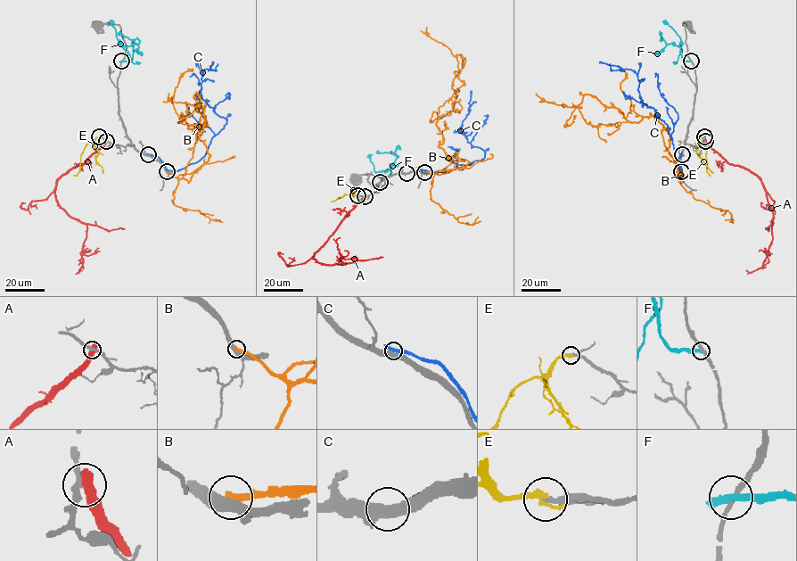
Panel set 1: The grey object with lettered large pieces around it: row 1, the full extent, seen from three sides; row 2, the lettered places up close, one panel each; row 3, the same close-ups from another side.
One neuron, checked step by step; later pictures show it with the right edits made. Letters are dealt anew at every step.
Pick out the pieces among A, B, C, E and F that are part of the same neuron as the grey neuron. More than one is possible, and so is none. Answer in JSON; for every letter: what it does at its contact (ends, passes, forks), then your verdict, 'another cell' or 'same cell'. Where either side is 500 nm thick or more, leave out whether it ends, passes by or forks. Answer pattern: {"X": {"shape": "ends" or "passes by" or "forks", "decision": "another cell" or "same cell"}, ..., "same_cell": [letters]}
{"A": {"decision": "another cell"}, "B": {"shape": "ends", "decision": "another cell"}, "C": {"shape": "ends", "decision": "another cell"}, "E": {"shape": "ends", "decision": "another cell"}, "F": {"shape": "ends", "decision": "another cell"}, "same_cell": []}

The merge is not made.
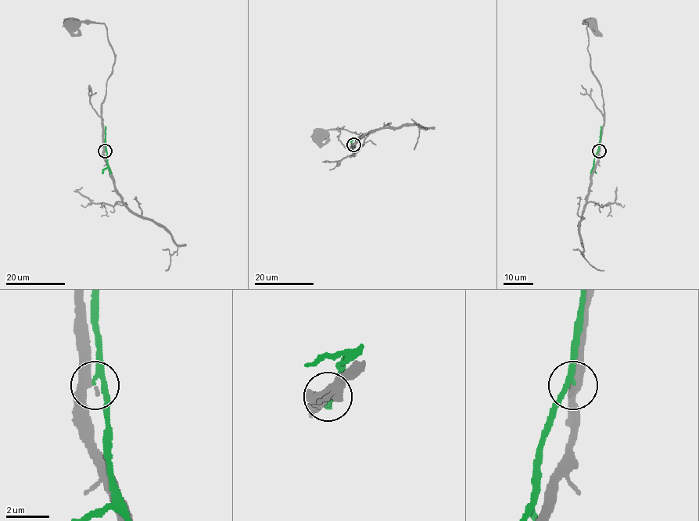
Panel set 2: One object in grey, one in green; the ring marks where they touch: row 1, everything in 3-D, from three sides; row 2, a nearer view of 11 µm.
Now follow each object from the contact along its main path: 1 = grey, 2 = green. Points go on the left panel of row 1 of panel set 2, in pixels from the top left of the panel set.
1: (105, 151), (102, 108), (115, 54), (103, 23), (69, 22)
2: (105, 151), (106, 167), (102, 173)

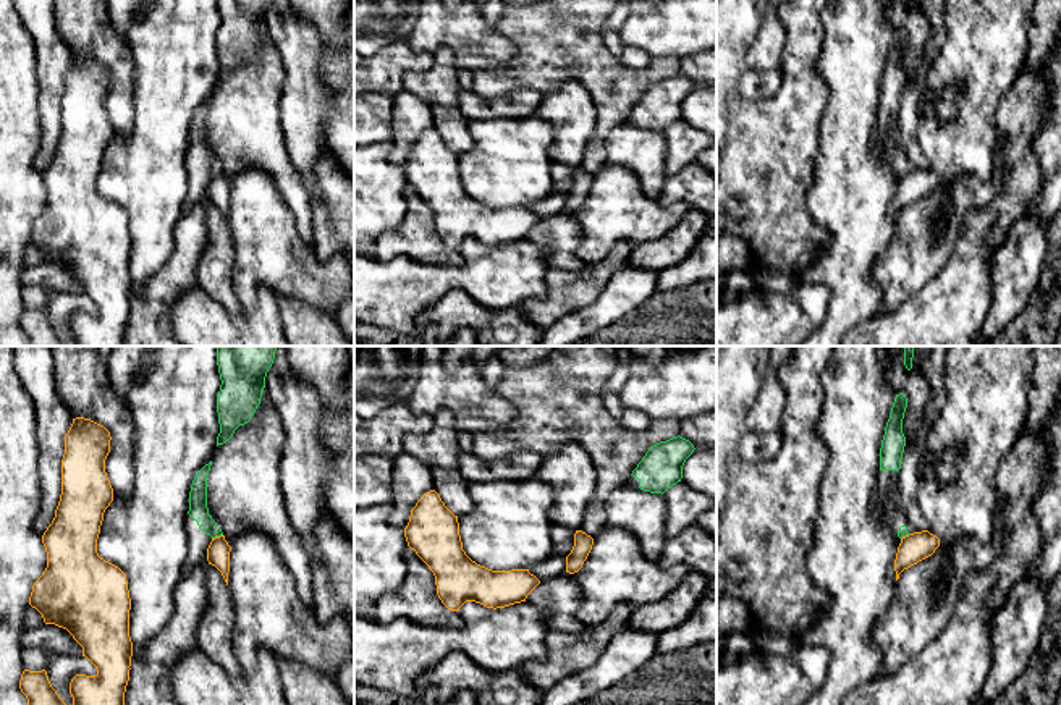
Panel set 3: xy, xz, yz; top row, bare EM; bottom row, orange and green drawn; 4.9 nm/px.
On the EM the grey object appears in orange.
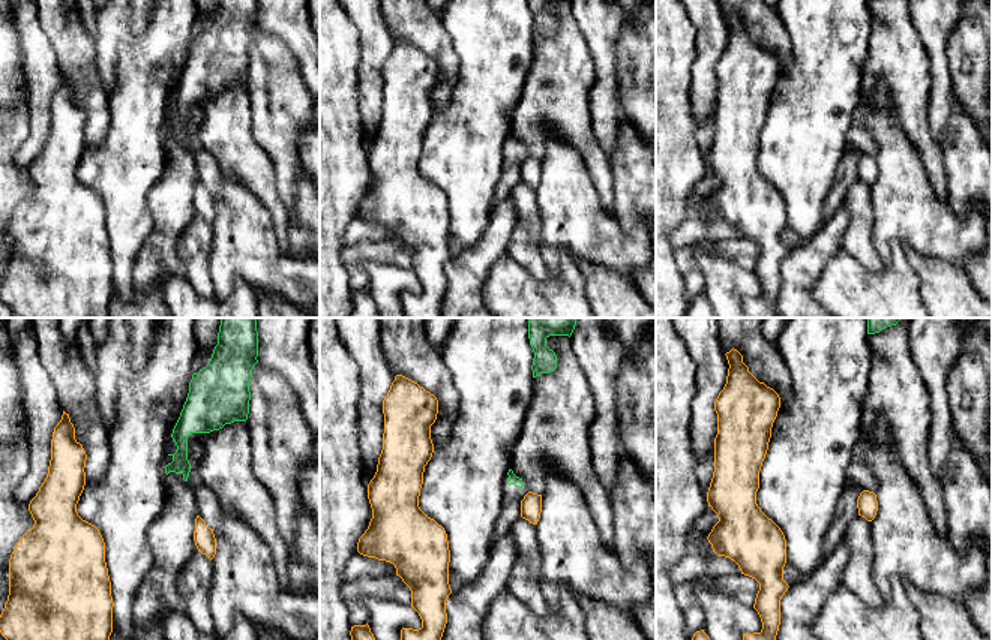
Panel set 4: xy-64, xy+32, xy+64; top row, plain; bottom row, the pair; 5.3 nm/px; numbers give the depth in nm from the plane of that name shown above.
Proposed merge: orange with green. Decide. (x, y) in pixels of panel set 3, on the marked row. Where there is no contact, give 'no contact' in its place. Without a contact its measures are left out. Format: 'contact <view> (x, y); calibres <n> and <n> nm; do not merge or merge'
contact xy (217, 537); calibres 110 and 100 nm; do not merge

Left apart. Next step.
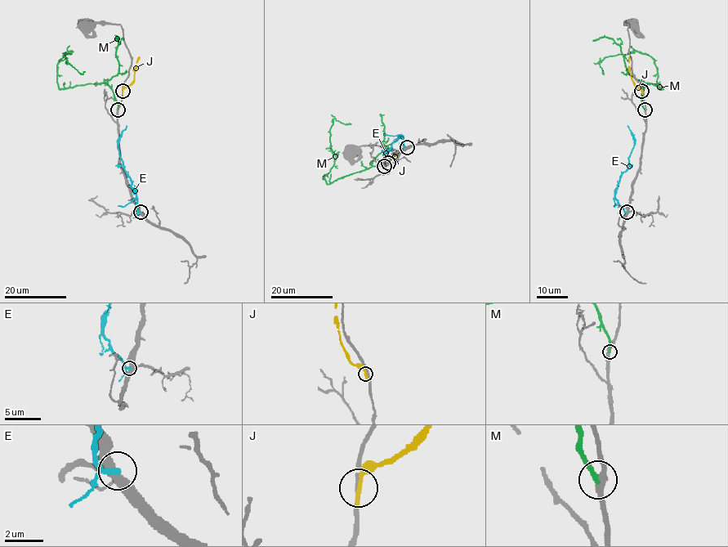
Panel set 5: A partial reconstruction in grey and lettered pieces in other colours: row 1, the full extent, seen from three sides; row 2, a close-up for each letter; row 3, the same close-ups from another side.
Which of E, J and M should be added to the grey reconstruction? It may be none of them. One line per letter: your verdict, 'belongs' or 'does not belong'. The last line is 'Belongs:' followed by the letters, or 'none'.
E: does not belong
J: does not belong
M: belongs
Belongs: M

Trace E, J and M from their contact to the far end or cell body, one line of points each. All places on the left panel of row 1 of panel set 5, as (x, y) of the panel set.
E: (140, 212), (137, 210), (131, 177), (124, 170), (117, 146), (118, 137), (127, 125)
J: (122, 91), (133, 81), (139, 56)
M: (118, 109), (114, 93), (103, 82), (60, 89), (58, 62), (70, 51), (64, 54), (69, 63), (85, 72)

